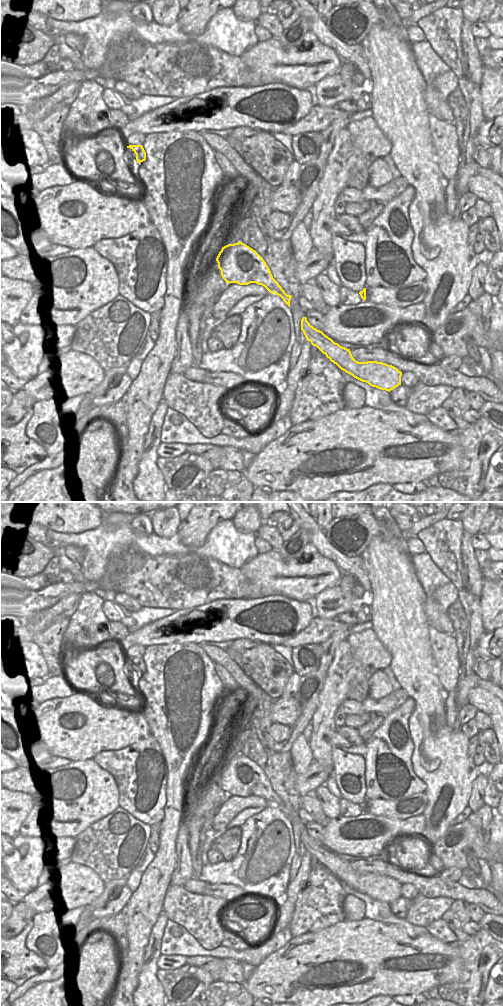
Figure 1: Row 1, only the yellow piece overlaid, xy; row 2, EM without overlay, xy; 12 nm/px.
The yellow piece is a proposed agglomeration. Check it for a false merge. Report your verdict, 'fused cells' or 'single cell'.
single cell

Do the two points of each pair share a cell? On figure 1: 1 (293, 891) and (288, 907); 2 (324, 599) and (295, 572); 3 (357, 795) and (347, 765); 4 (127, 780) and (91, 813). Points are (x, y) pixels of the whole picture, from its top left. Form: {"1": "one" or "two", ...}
{"1": "two", "2": "two", "3": "one", "4": "two"}

